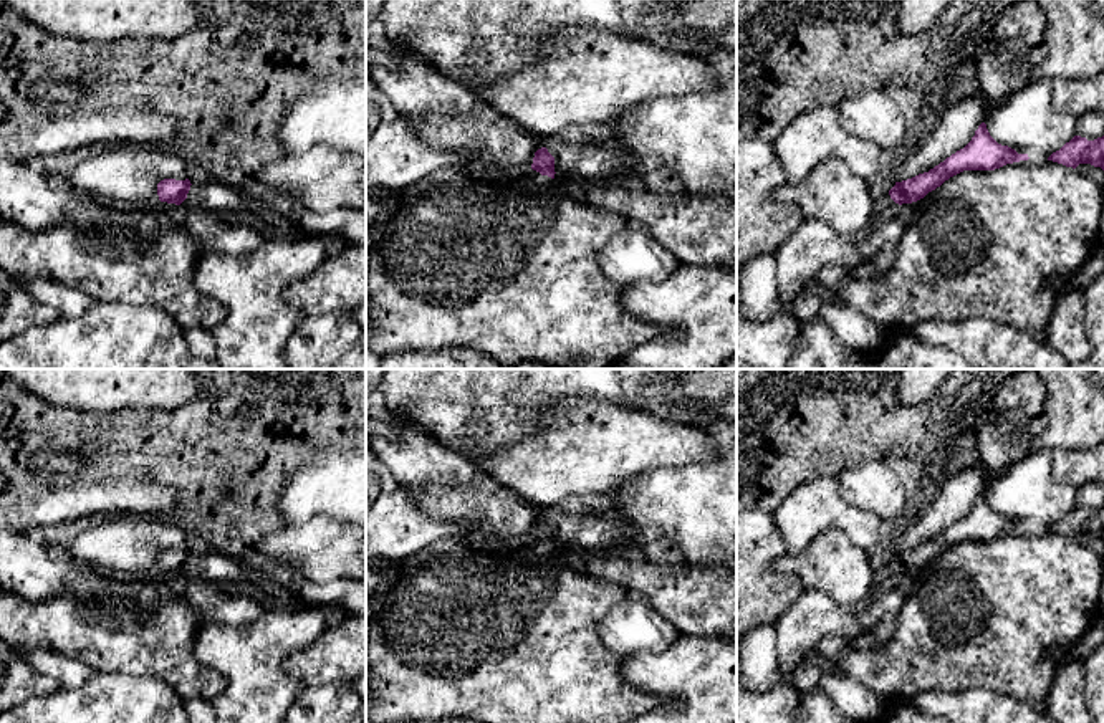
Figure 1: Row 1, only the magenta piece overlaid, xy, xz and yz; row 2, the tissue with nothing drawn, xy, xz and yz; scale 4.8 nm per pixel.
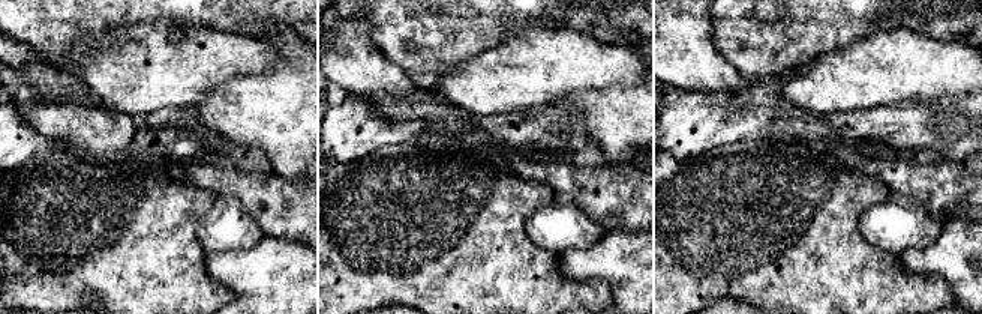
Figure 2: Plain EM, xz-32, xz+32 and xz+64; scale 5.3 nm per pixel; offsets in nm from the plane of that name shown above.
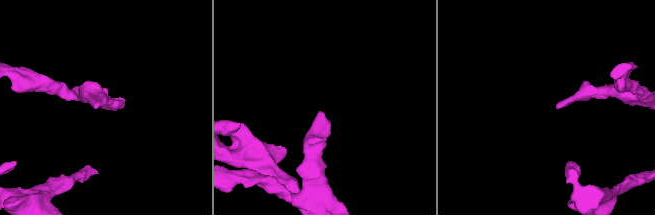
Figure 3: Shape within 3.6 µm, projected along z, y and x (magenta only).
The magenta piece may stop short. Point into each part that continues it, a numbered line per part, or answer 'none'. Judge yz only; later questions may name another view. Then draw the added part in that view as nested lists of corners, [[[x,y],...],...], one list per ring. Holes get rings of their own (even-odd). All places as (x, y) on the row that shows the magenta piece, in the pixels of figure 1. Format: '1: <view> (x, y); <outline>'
1: yz (886, 205); [[[887,194],[884,199],[876,202],[874,213],[889,217],[892,213],[897,213],[899,210],[904,212],[910,203],[895,203],[890,195]]]

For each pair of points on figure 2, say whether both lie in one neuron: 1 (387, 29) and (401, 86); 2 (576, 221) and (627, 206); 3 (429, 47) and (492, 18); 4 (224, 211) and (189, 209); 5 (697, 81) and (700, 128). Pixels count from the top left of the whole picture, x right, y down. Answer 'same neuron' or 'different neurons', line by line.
1: different neurons
2: different neurons
3: same neuron
4: different neurons
5: different neurons

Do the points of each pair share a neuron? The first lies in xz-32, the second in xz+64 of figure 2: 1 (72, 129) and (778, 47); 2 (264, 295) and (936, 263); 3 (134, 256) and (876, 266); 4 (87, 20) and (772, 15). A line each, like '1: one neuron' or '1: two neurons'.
1: two neurons
2: one neuron
3: one neuron
4: two neurons

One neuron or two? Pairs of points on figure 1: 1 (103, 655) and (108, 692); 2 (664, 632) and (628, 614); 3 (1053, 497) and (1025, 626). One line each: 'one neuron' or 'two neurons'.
1: two neurons
2: one neuron
3: two neurons

